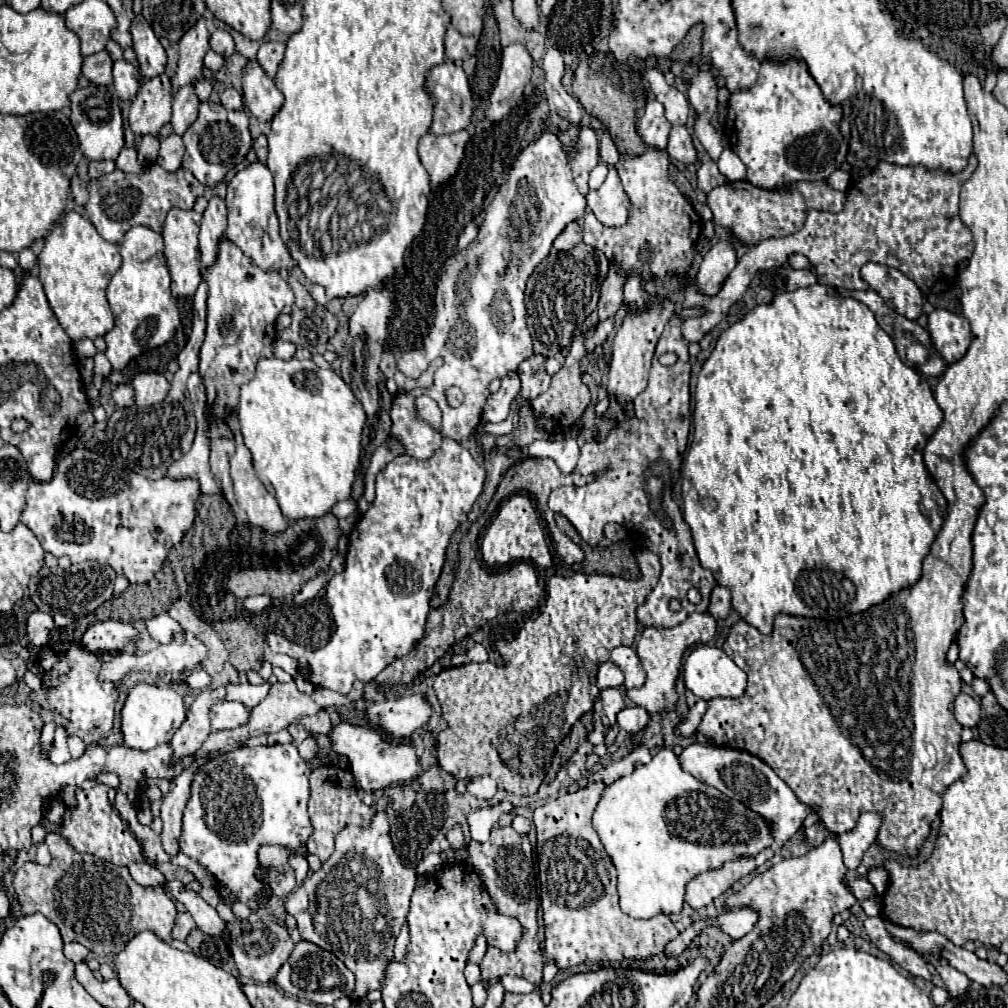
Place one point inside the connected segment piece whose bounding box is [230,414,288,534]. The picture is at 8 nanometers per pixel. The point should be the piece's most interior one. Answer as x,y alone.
262,509

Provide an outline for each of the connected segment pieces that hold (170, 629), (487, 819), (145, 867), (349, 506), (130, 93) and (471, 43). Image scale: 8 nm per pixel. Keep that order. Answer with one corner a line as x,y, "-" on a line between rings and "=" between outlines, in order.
160,614
156,618
150,618
146,620
146,626
148,626
148,632
154,640
158,640
160,644
170,644
180,632
180,624
176,620
172,620
168,614
=
502,801
495,806
480,808
476,812
472,812
467,818
467,824
470,826
470,834
476,842
486,842
490,837
493,825
499,818
510,813
514,806
508,801
=
134,862
134,864
128,864
128,870
130,870
130,876
142,886
164,886
166,884
164,874
154,864
=
350,498
345,501
340,501
334,505
331,512
334,512
334,515
340,518
346,518
351,513
353,513
357,509
357,501
353,498
=
118,60
114,62
114,94
122,100
132,100
138,94
140,82
142,82
142,74
138,68
134,68
130,62
126,60
=
448,26
444,42
446,42
448,60
464,60
464,58
475,55
478,39
473,36
464,38
454,26

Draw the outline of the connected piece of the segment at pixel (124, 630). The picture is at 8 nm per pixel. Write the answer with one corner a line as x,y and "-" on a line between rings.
108,620
102,624
90,626
84,632
80,646
92,654
104,654
104,652
124,652
124,646
128,642
138,644
136,626

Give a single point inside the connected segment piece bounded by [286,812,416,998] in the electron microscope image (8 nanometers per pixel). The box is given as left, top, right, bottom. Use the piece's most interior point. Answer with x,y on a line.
364,874

